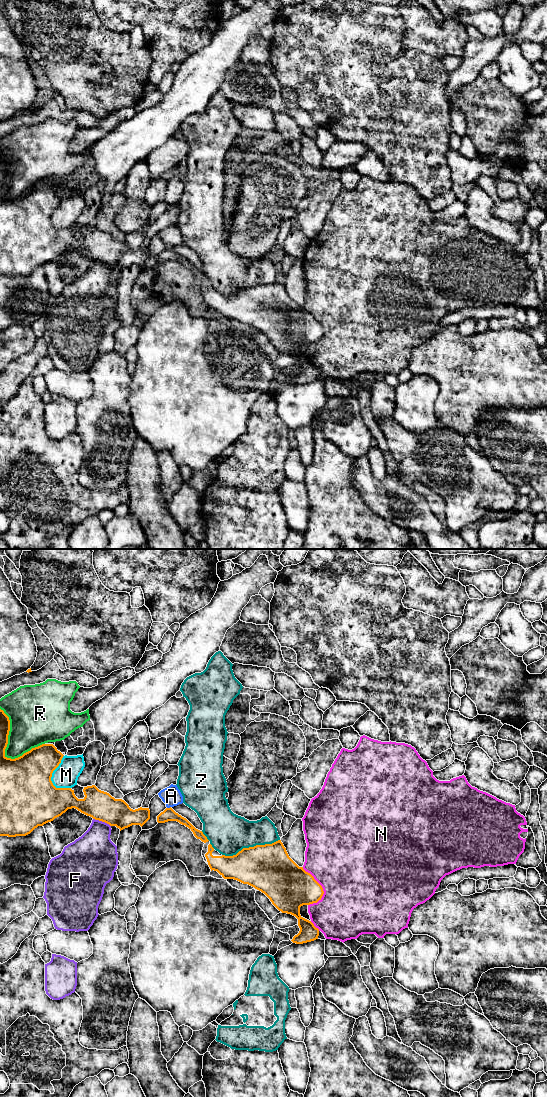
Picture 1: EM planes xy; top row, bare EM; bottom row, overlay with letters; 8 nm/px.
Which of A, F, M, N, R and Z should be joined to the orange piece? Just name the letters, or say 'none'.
none

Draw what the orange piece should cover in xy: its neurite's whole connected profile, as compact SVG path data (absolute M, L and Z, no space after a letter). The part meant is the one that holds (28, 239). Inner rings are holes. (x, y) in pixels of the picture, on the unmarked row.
M0 149L0 276L26 276L72 248L95 260L116 266L120 271L132 265L142 267L150 259L149 248L133 250L124 240L115 239L95 225L84 227L83 239L78 239L71 228L56 228L51 217L64 195L53 184L42 184L15 199L7 198L5 189L9 171L9 157Z

